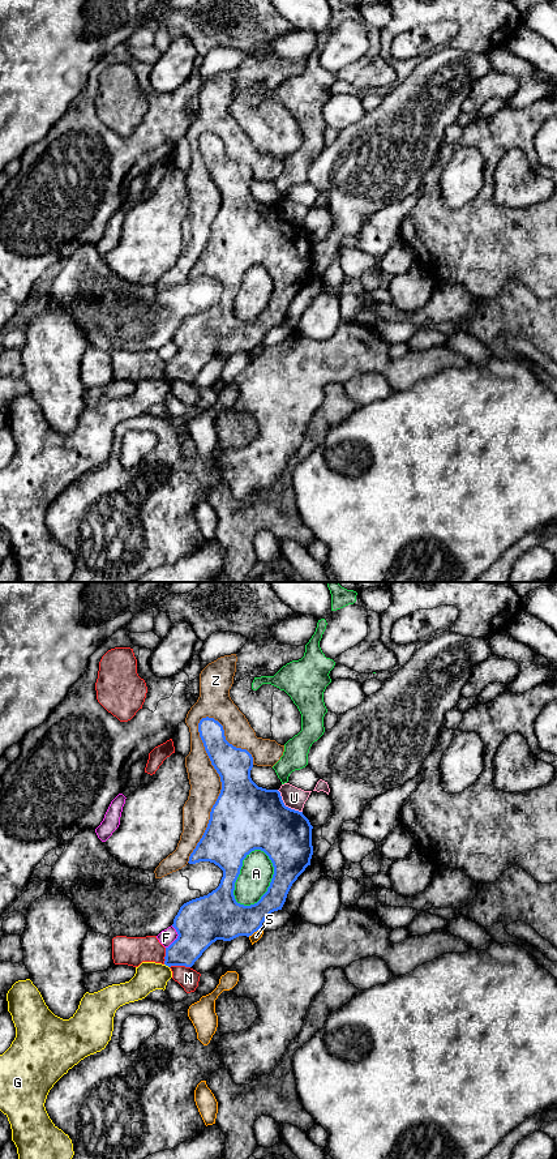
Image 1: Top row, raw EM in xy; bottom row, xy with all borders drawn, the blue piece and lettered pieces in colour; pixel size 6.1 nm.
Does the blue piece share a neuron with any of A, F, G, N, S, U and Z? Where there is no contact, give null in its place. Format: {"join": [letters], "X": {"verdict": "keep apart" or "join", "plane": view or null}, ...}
{"join": [], "A": {"verdict": "keep apart", "plane": "xy"}, "F": {"verdict": "keep apart", "plane": "xy"}, "G": {"verdict": "keep apart", "plane": "xy"}, "N": {"verdict": "keep apart", "plane": "xy"}, "S": {"verdict": "keep apart", "plane": "xy"}, "U": {"verdict": "keep apart", "plane": "xy"}, "Z": {"verdict": "keep apart", "plane": "xy"}}

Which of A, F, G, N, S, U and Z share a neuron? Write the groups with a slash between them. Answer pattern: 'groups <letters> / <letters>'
groups A / F / G / N / S / U / Z

